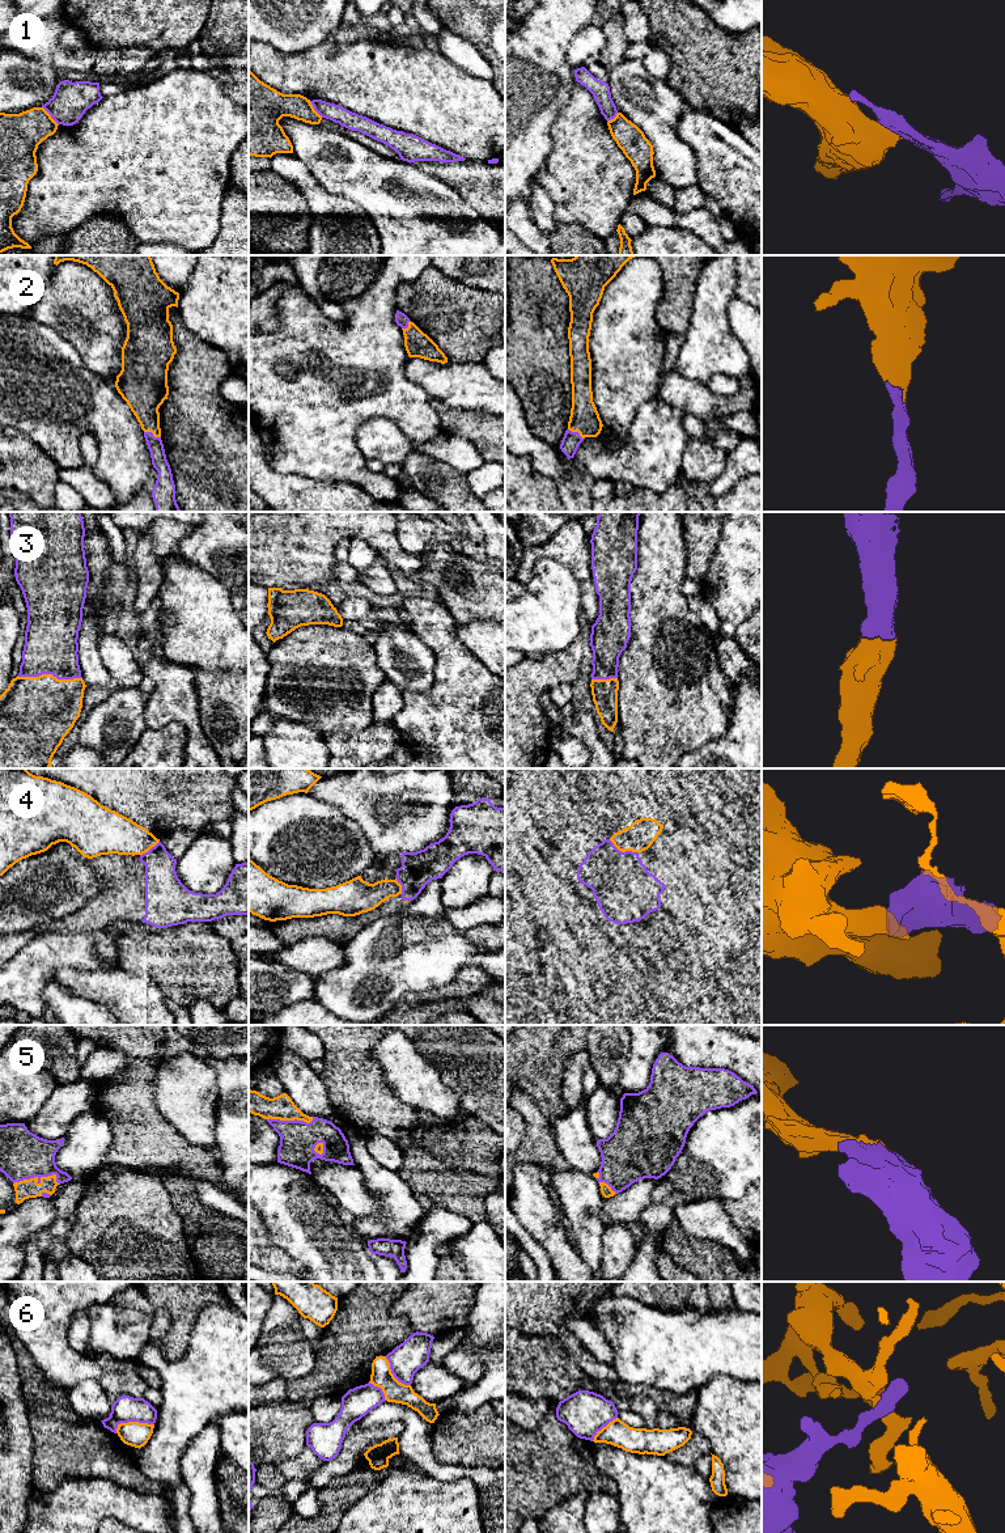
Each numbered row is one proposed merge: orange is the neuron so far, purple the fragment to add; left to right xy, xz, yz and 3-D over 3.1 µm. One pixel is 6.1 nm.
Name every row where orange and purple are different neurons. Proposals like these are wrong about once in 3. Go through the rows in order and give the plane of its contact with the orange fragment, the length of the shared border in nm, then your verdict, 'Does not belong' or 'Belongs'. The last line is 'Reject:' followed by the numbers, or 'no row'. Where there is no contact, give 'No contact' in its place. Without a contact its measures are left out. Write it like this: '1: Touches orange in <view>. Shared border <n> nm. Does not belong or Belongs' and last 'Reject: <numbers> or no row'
1: Touches orange in xy. Shared border 160 nm. Does not belong
2: Touches orange in xy. Shared border 110 nm. Belongs
3: Touches orange in xy. Shared border 400 nm. Belongs
4: Touches orange in yz. Shared border 200 nm. Does not belong
5: Touches orange in xy. Shared border 280 nm. Belongs
6: Touches orange in xy. Shared border 240 nm. Does not belong
Reject: 1, 4, 6

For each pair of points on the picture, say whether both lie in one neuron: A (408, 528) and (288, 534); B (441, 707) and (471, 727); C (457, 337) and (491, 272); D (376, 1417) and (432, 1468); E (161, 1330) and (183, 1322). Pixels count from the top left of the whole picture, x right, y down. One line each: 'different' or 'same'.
A: different
B: same
C: different
D: same
E: different

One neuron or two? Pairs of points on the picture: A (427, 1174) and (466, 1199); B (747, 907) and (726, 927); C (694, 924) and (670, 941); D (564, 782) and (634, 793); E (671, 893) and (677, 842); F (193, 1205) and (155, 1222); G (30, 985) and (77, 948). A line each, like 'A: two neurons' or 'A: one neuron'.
A: one neuron
B: two neurons
C: two neurons
D: one neuron
E: two neurons
F: two neurons
G: one neuron

